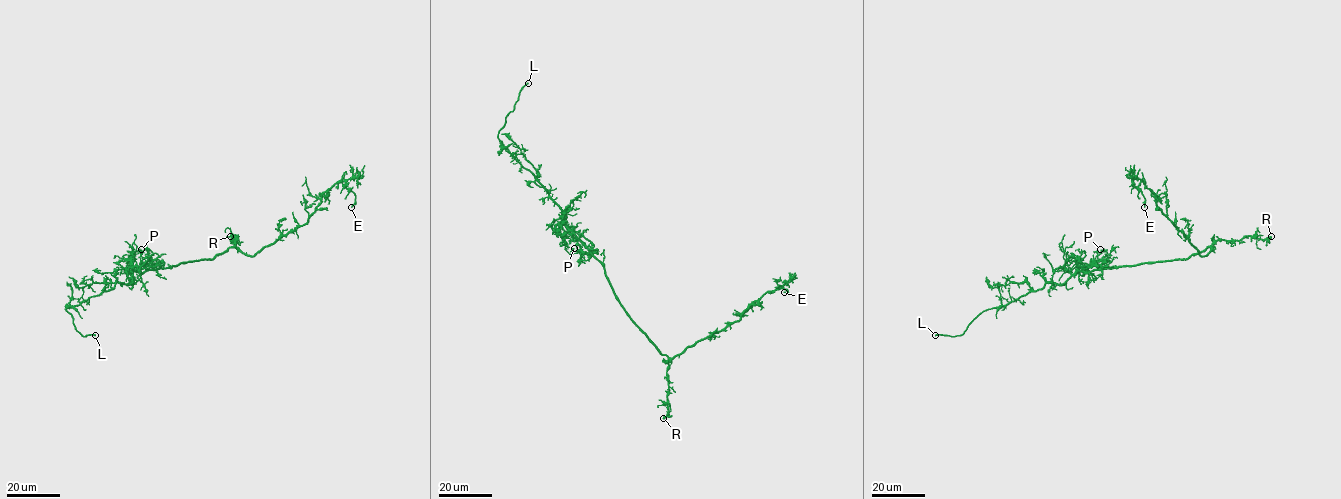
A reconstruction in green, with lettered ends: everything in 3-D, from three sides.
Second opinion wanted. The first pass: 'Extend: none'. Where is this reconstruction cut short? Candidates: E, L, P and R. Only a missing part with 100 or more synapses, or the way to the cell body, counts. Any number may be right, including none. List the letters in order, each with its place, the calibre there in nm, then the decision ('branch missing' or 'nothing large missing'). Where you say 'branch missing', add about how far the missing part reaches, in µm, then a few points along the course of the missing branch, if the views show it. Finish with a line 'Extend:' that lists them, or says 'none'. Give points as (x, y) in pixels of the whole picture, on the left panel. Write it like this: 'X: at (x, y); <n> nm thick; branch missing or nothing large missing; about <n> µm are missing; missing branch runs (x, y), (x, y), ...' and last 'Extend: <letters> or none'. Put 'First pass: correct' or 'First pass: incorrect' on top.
First pass: incorrect
E: at (351, 207); 220 nm thick; nothing large missing
L: at (95, 335); 280 nm thick; branch missing; about 40 µm are missing; missing branch runs (95, 335), (133, 337), (152, 326), (158, 326)
P: at (141, 249); 360 nm thick; nothing large missing
R: at (230, 236); 500 nm thick; nothing large missing
Extend: L

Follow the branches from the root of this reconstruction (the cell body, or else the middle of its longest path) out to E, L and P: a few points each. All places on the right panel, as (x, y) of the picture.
E: (1144, 263), (1186, 259), (1210, 248), (1201, 256), (1141, 181), (1138, 187), (1144, 207)
L: (1144, 263), (1077, 271), (1061, 284), (1047, 282), (1006, 305), (982, 311), (961, 335), (935, 335)
P: (1144, 263), (1105, 268), (1091, 265), (1106, 255), (1105, 249), (1100, 249)

